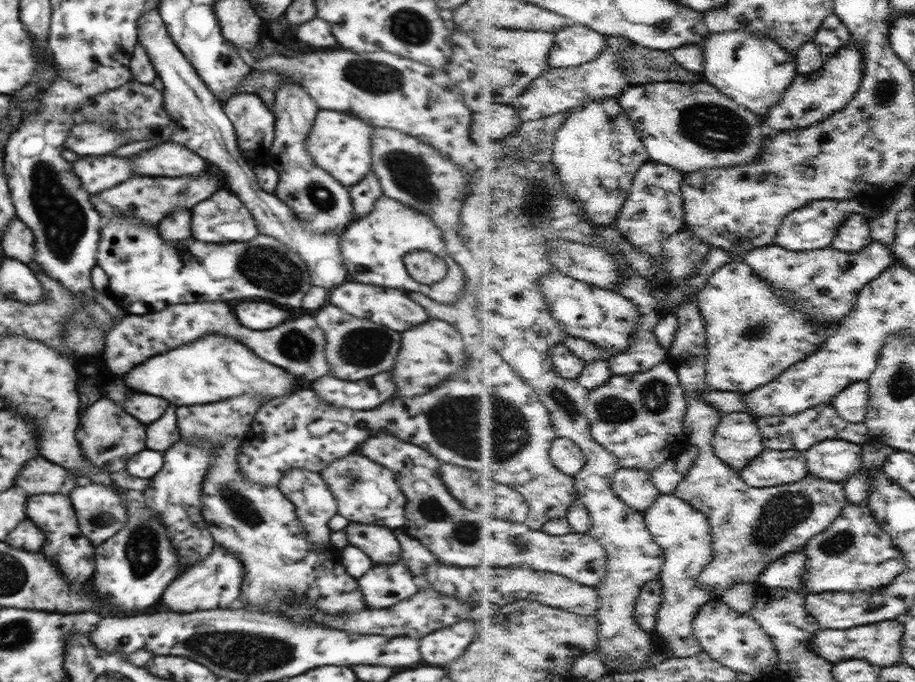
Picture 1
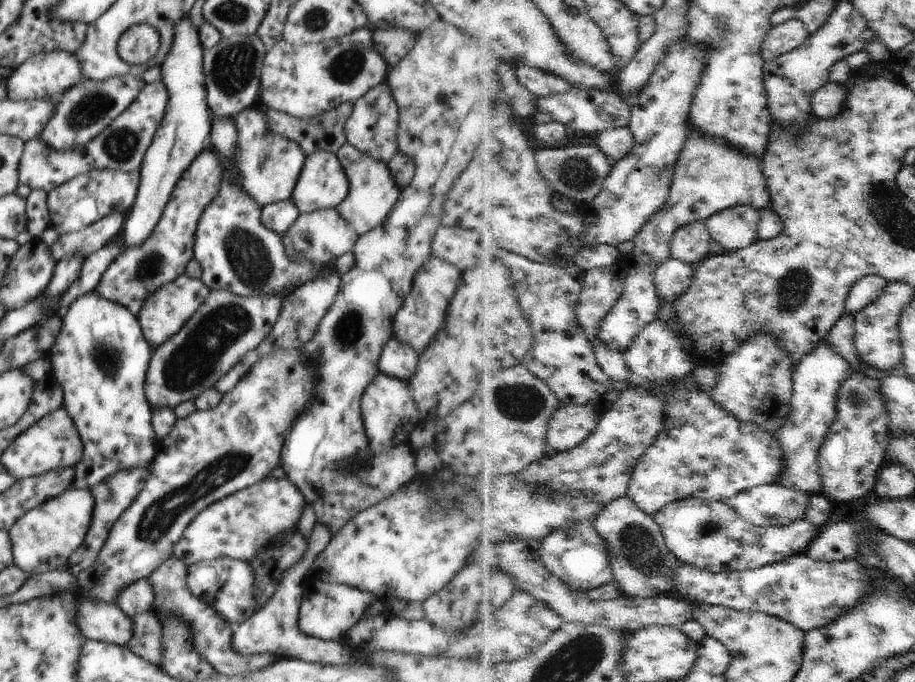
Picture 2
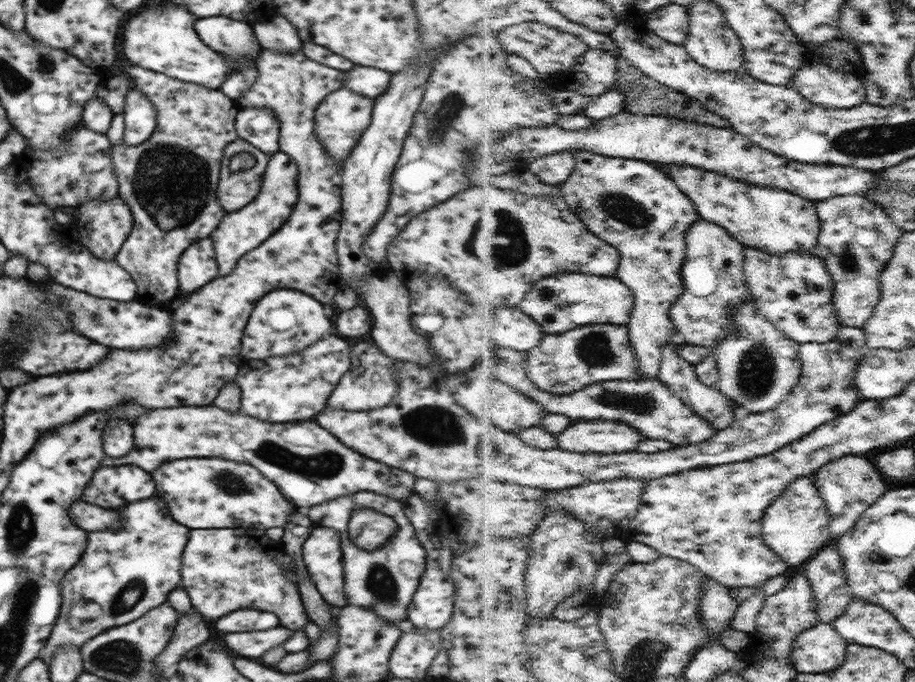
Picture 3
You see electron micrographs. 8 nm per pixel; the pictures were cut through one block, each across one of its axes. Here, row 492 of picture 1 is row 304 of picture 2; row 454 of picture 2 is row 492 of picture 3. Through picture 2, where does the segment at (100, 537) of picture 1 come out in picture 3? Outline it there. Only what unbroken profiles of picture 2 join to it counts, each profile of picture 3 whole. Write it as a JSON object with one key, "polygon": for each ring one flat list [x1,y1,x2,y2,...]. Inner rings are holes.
{"polygon":[[126,464,96,470,82,494,82,500,102,508,118,508,120,504,136,502,138,498,150,498,152,494,154,484,150,474,134,464]]}

